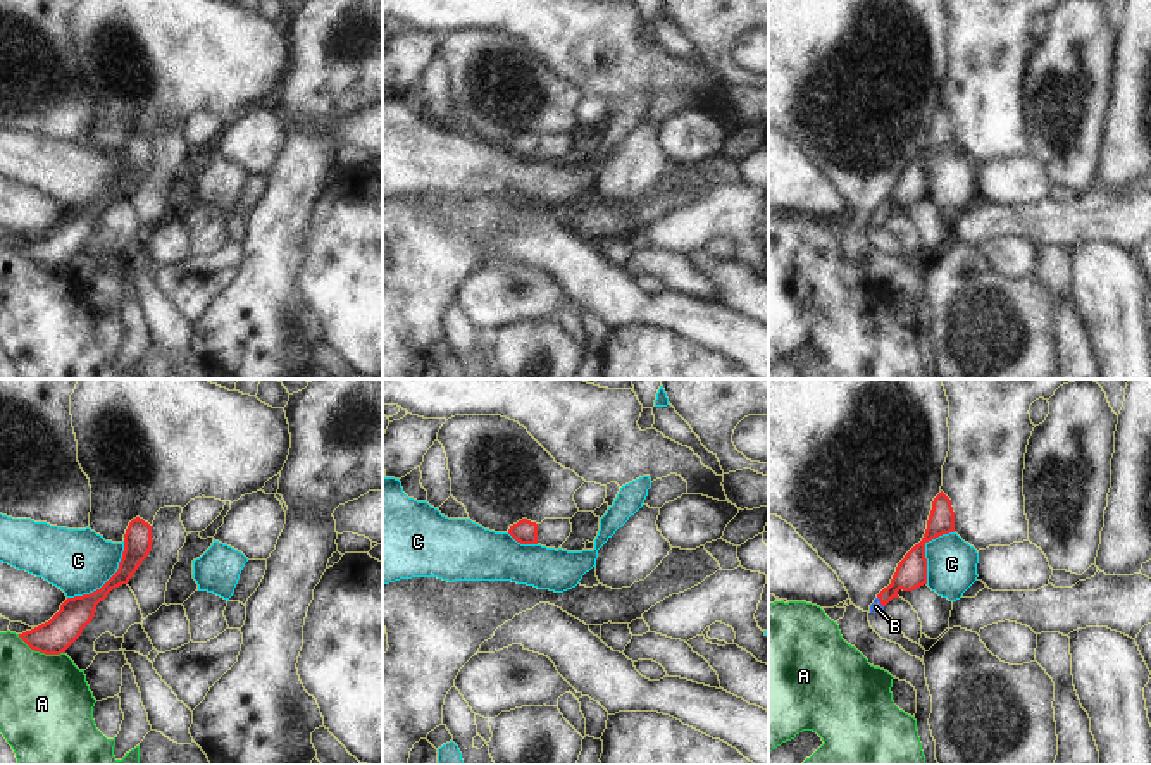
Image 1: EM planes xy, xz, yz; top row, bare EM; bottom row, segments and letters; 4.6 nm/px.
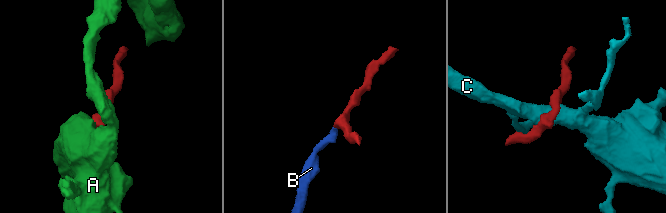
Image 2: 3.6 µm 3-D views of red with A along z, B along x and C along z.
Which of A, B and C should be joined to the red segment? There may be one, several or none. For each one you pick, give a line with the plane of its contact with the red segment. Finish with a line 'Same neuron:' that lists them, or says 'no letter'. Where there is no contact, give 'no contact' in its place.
B: contact in yz
Same neuron: B

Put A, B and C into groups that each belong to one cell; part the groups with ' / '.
A / B / C

